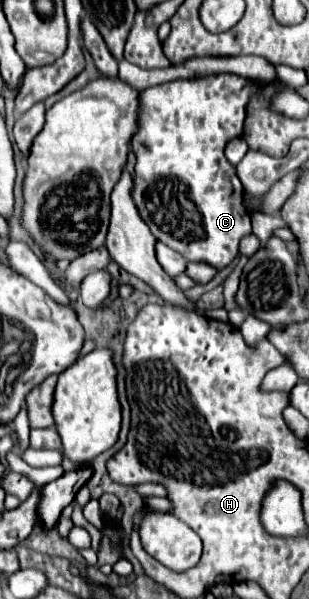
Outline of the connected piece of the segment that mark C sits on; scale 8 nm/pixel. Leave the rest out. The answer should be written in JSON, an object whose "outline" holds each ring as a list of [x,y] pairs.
{"outline":[[[236,73],[176,79],[140,91],[138,131],[132,137],[138,157],[132,197],[152,235],[178,251],[186,261],[200,261],[222,269],[238,255],[240,239],[252,233],[250,215],[242,205],[242,183],[236,169],[224,157],[224,147],[228,141],[244,135],[246,107],[254,95],[258,95],[258,83]]]}

